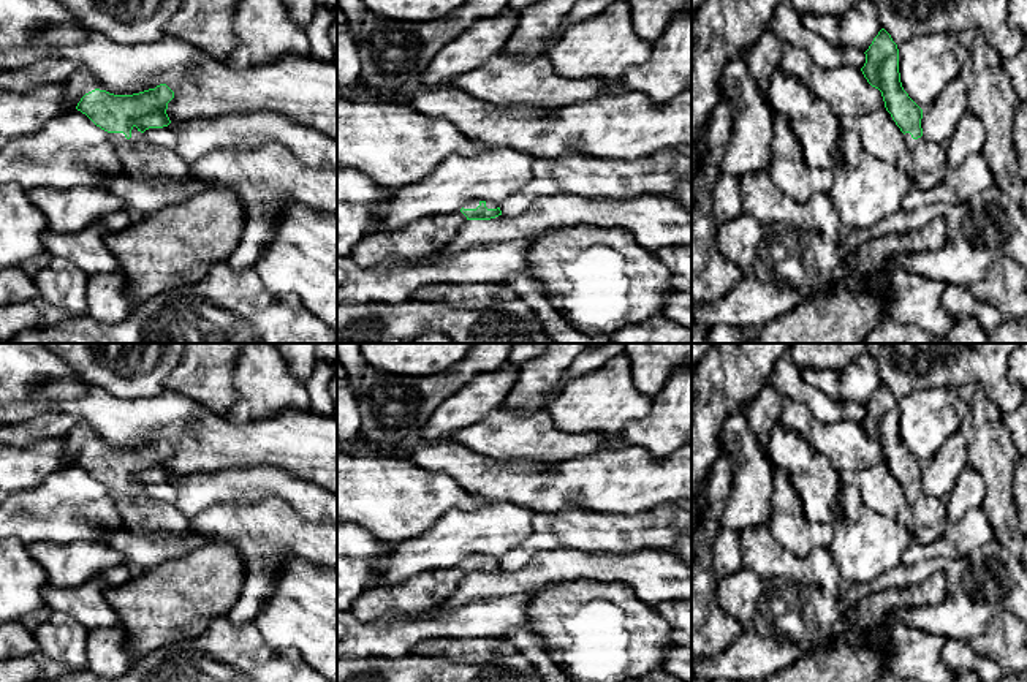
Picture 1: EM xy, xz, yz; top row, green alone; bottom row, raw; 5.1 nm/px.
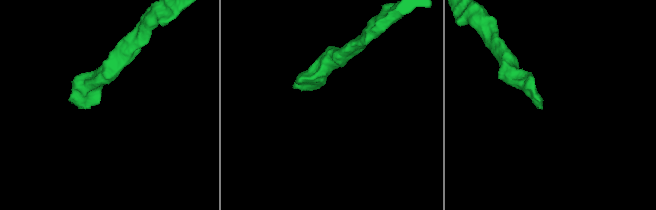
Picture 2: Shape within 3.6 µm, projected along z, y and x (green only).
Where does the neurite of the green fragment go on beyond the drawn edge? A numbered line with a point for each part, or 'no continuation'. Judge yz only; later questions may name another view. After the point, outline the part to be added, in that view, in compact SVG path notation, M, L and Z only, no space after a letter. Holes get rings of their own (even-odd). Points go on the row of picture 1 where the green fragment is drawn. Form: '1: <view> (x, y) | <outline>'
1: yz (929, 166) | M905 133L904 138L911 153L910 174L913 187L934 188L949 171L943 144L930 142L924 136L913 139L910 133Z

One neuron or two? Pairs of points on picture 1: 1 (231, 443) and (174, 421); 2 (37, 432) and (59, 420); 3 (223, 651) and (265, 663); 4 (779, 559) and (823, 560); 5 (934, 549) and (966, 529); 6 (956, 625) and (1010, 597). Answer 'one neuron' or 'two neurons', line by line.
1: one neuron
2: one neuron
3: one neuron
4: one neuron
5: one neuron
6: one neuron

